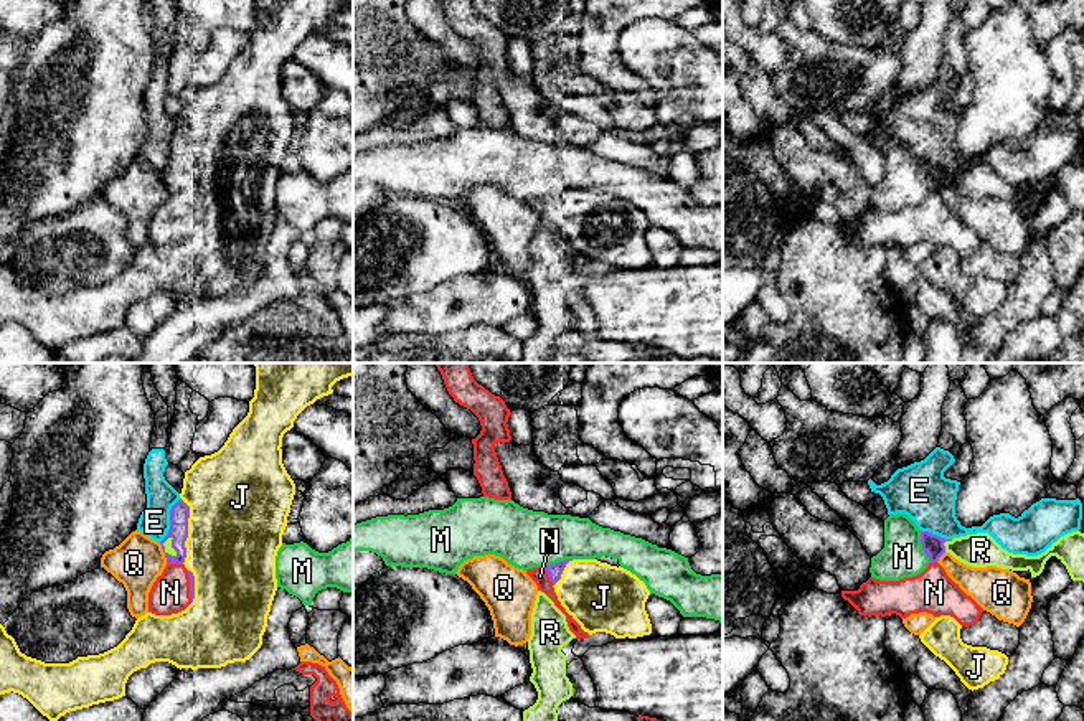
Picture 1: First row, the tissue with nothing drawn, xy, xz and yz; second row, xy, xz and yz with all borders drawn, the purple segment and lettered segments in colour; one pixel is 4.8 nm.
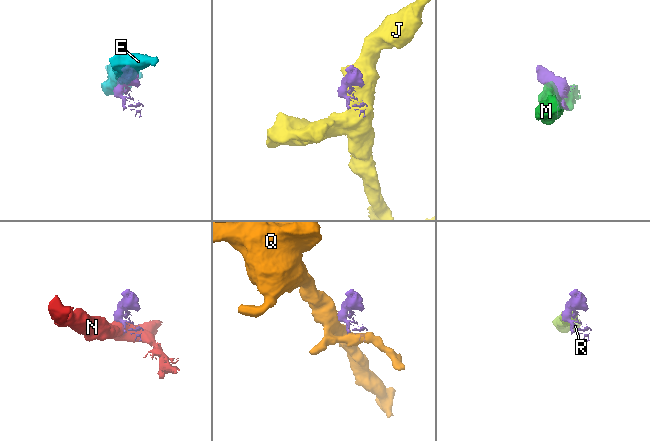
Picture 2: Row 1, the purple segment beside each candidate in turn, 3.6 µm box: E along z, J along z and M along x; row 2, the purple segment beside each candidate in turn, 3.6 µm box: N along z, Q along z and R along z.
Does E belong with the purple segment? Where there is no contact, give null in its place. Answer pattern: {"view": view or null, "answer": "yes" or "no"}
{"view": "xy", "answer": "no"}

